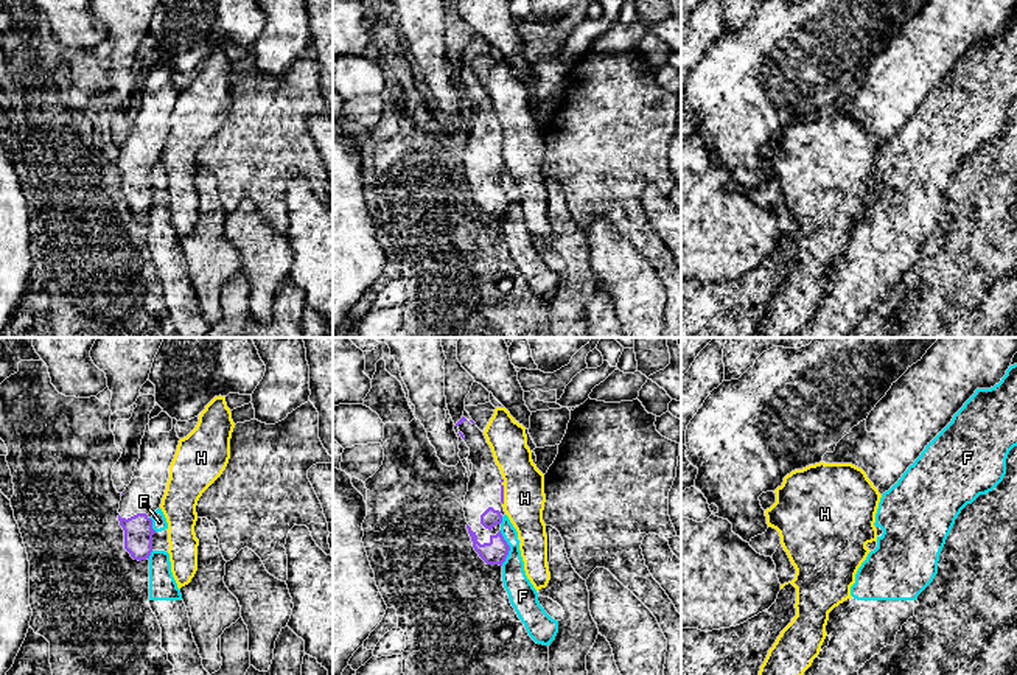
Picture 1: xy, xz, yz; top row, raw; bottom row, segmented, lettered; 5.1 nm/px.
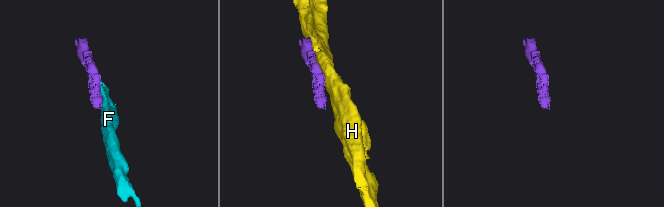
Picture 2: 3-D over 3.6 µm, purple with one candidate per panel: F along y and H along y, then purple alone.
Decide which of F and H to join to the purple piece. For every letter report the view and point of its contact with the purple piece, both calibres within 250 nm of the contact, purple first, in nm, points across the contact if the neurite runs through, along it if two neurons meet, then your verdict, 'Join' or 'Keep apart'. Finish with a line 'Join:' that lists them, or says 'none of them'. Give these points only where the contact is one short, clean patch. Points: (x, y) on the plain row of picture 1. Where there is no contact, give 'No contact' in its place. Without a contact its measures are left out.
F: Touches purple at xz (509, 199). Thickness 130 nm (purple) against 140 nm. Keep apart
H: Touches purple at xz (503, 143). Thickness 20 nm (purple) against 220 nm. Keep apart
Join: none of them

